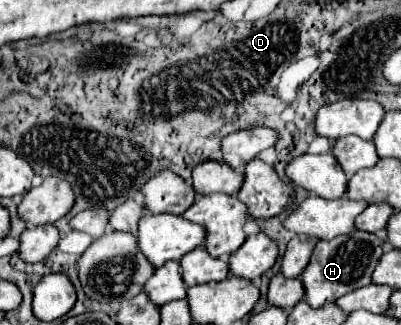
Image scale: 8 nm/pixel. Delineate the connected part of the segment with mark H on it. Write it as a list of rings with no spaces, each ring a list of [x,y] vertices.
[[[354,230],[352,234],[318,242],[312,252],[310,264],[300,274],[306,290],[304,300],[310,306],[320,308],[328,302],[336,302],[338,298],[356,288],[372,284],[372,270],[376,268],[376,262],[380,262],[380,254],[384,254],[384,240],[364,230]]]

